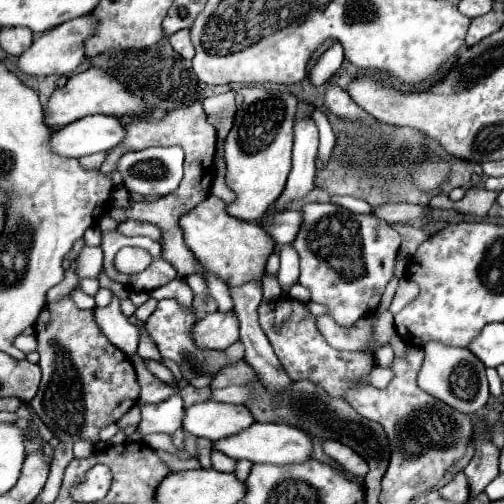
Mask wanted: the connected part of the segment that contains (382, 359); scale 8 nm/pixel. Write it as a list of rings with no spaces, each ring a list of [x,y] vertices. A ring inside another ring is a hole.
[[[390,345],[379,348],[375,353],[375,361],[382,367],[388,367],[389,362],[394,359],[393,349]]]

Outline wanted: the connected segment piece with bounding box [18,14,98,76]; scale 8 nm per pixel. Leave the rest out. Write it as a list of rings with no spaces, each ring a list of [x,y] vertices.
[[[88,14],[88,16],[80,16],[80,18],[74,18],[74,20],[68,20],[48,32],[44,32],[38,40],[32,42],[32,46],[18,58],[18,68],[24,72],[24,74],[30,74],[30,76],[46,76],[46,74],[70,74],[74,72],[82,60],[86,58],[86,52],[84,52],[84,42],[96,32],[96,16]]]

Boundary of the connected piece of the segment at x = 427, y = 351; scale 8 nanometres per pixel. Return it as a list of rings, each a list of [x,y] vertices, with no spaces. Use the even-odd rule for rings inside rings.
[[[438,340],[428,342],[424,346],[424,362],[418,372],[418,386],[428,394],[432,394],[434,398],[440,398],[448,406],[466,414],[474,414],[480,408],[484,408],[490,398],[486,366],[480,362],[480,358],[474,356],[468,348],[446,346]]]

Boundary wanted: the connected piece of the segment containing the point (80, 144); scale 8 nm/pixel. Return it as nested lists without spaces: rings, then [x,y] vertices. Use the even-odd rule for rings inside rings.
[[[96,114],[80,118],[52,134],[52,148],[58,154],[80,158],[94,152],[108,152],[122,144],[124,136],[126,130],[120,118]]]

